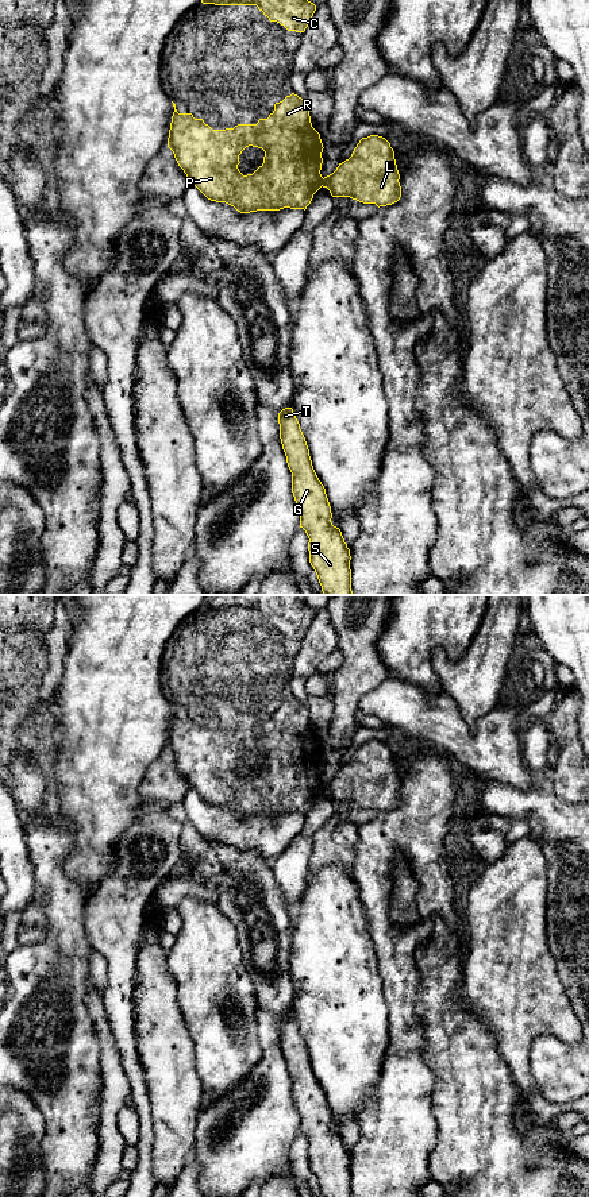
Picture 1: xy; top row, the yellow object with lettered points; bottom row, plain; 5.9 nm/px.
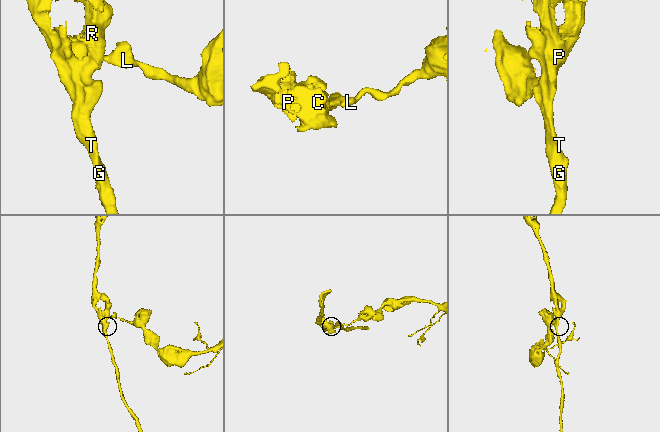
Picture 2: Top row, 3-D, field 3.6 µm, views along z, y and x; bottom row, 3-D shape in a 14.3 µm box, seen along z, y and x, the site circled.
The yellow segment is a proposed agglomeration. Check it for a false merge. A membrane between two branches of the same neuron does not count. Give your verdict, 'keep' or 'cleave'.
cleave

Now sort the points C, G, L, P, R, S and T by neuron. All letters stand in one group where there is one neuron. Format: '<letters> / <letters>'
C G P R S T / L

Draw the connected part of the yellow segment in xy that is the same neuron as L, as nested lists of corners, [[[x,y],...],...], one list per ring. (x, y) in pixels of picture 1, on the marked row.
[[[378,135],[362,138],[351,157],[339,163],[336,170],[324,177],[322,186],[327,188],[332,197],[350,197],[363,204],[386,206],[397,202],[401,197],[400,174],[397,170],[394,151],[390,143]]]

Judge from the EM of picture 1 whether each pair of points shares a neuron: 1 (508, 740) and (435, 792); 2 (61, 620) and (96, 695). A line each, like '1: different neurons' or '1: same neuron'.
1: different neurons
2: different neurons

